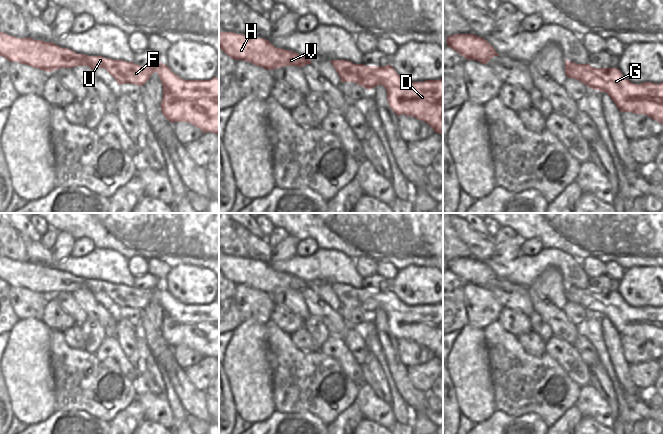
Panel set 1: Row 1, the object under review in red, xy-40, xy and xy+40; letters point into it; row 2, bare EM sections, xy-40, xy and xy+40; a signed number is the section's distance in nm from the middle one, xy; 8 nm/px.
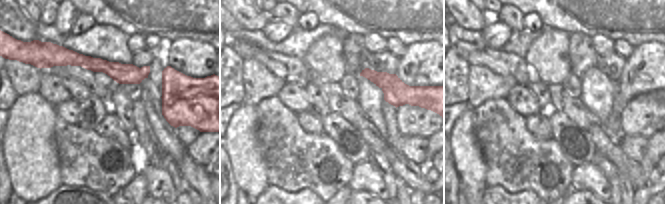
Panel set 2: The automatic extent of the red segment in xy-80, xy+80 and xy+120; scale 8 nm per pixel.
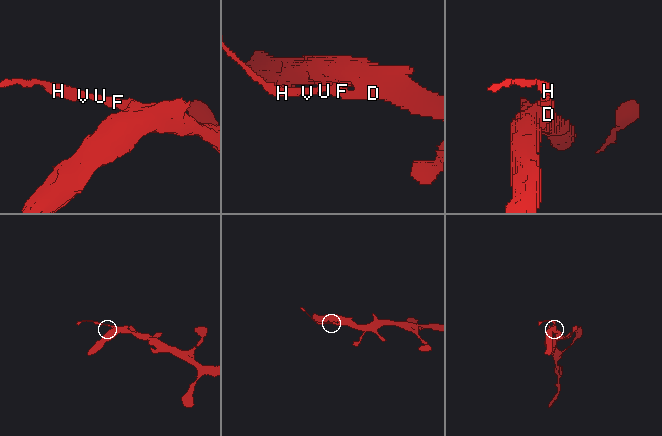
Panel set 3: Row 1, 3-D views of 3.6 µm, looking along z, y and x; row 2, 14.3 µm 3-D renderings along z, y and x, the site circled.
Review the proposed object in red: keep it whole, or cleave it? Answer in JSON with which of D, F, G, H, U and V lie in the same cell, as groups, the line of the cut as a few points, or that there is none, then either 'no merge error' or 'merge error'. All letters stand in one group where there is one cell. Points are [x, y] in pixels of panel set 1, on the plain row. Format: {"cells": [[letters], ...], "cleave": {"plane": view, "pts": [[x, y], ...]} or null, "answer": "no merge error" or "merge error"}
{"cells": [["D", "G"], ["F", "H", "U", "V"]], "cleave": {"plane": "xy+40", "pts": [[605, 292], [606, 308], [603, 313], [599, 314]]}, "answer": "merge error"}

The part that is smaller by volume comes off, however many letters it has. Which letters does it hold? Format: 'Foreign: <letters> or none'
Foreign: F, H, U, V

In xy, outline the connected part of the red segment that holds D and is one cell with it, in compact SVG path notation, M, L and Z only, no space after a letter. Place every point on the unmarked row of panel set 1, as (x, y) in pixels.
M390 288L381 293L382 310L387 315L387 325L391 334L397 339L412 340L426 346L436 357L443 358L443 302L424 306L404 304Z

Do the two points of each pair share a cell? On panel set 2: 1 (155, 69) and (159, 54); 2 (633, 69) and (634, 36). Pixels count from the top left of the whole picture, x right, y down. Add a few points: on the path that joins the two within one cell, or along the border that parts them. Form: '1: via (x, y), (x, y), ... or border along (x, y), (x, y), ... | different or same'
1: via (158, 65), (159, 58) | same
2: border along (654, 41), (645, 41), (634, 48) | different

